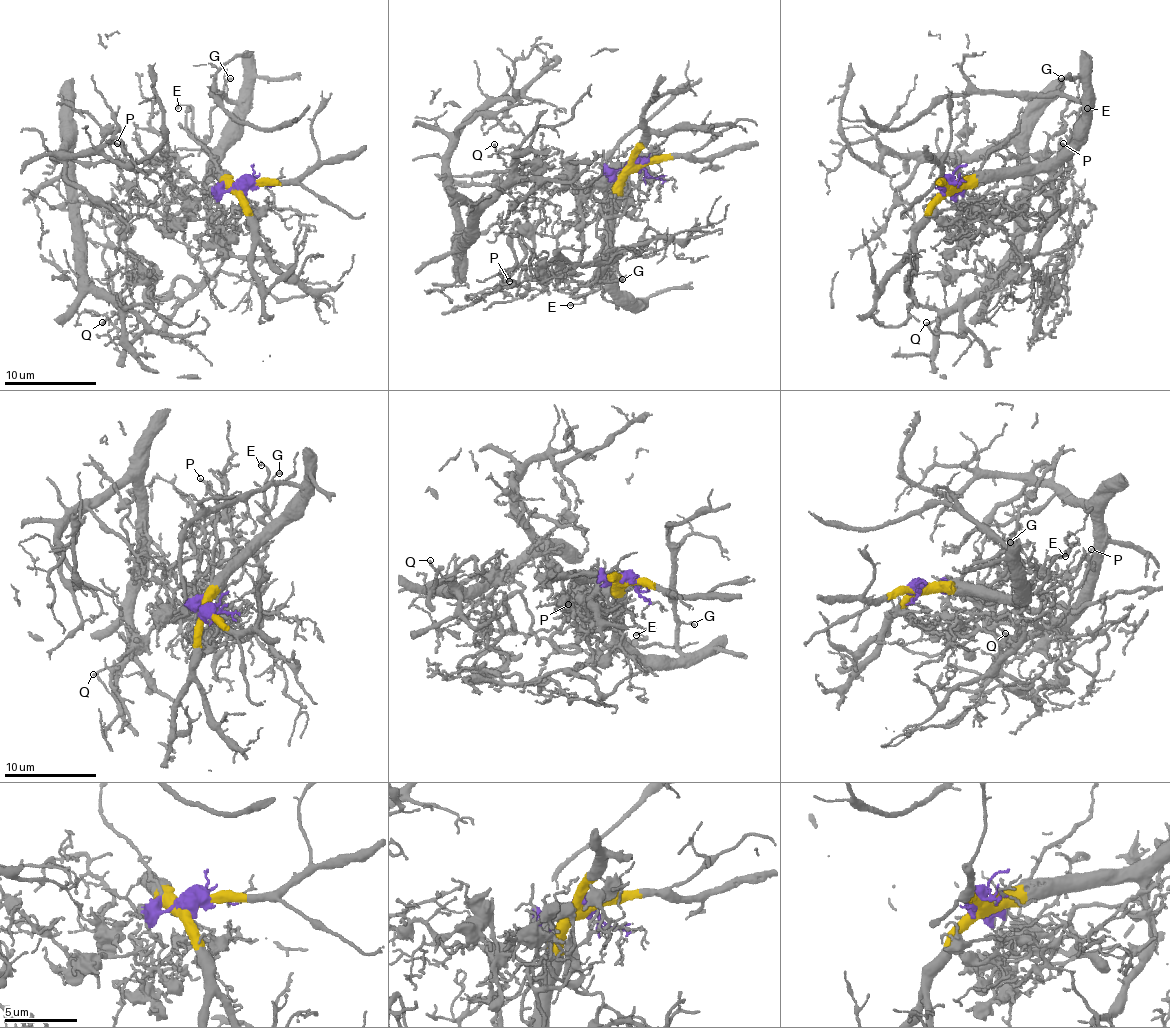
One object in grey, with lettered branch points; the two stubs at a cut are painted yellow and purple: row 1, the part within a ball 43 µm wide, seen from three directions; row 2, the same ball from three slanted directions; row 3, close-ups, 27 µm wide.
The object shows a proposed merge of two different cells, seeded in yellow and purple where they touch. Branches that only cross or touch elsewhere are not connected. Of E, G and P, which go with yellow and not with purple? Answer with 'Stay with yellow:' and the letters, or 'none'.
Stay with yellow: E, G

